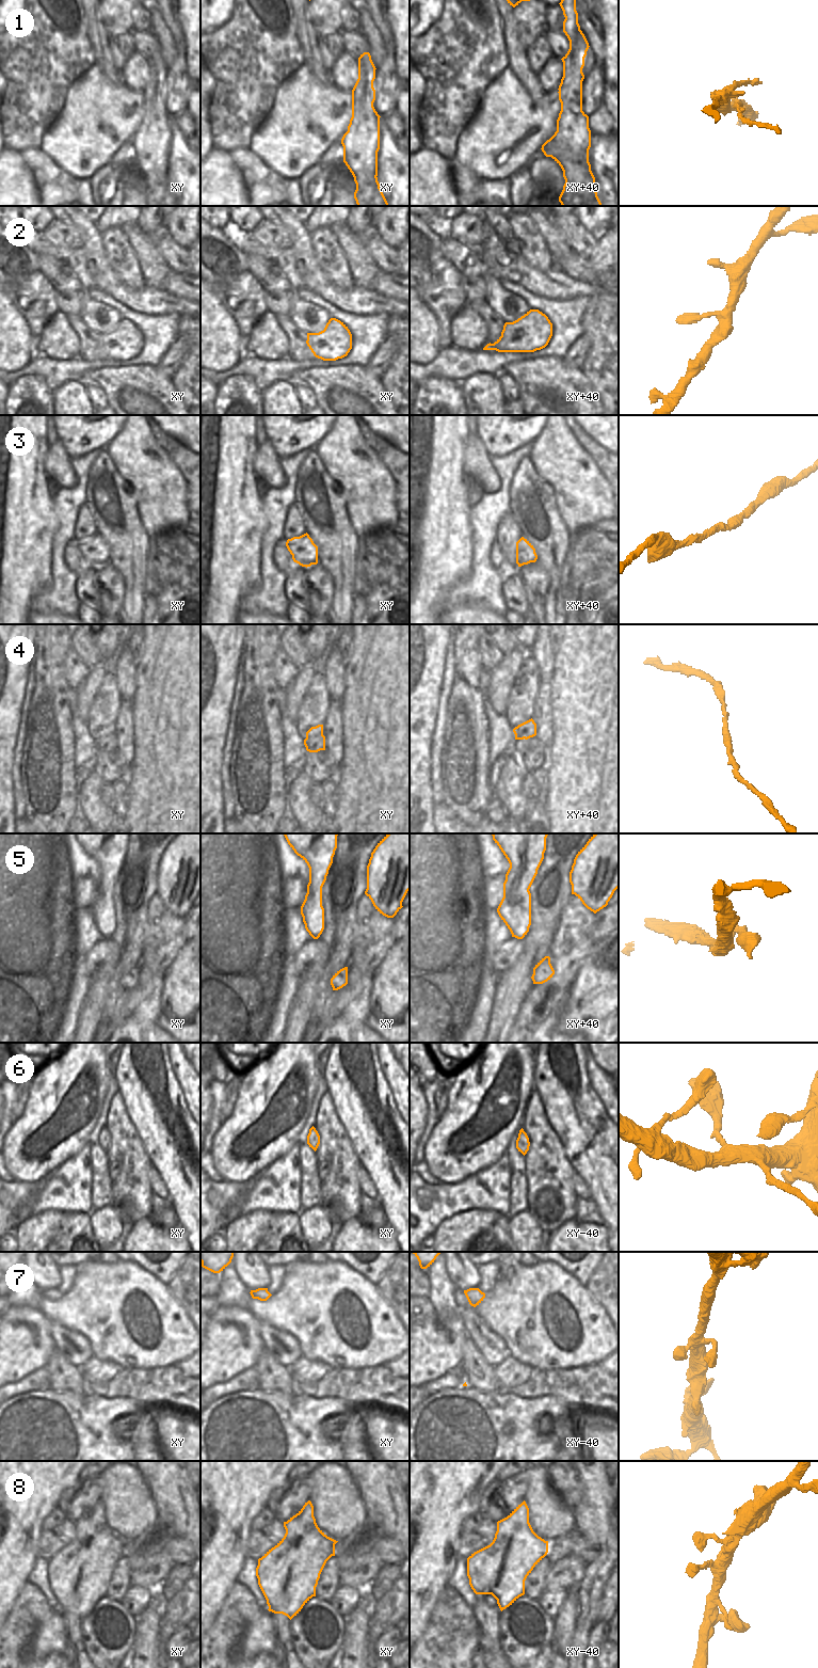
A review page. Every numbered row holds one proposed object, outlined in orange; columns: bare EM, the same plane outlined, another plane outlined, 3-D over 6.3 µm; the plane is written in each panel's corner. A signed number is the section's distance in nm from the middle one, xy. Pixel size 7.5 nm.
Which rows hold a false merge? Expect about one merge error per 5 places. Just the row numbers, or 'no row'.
1

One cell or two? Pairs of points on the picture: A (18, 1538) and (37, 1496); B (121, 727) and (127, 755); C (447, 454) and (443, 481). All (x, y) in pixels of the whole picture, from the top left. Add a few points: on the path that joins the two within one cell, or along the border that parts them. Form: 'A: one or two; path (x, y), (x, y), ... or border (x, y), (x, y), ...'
A: one; path (18, 1527), (18, 1523), (34, 1507)
B: one; path (124, 733), (125, 748)
C: one; path (443, 460), (443, 475)

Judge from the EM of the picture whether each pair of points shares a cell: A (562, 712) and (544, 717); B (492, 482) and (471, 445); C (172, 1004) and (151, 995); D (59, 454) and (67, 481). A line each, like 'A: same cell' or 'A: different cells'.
A: different cells
B: same cell
C: different cells
D: same cell

